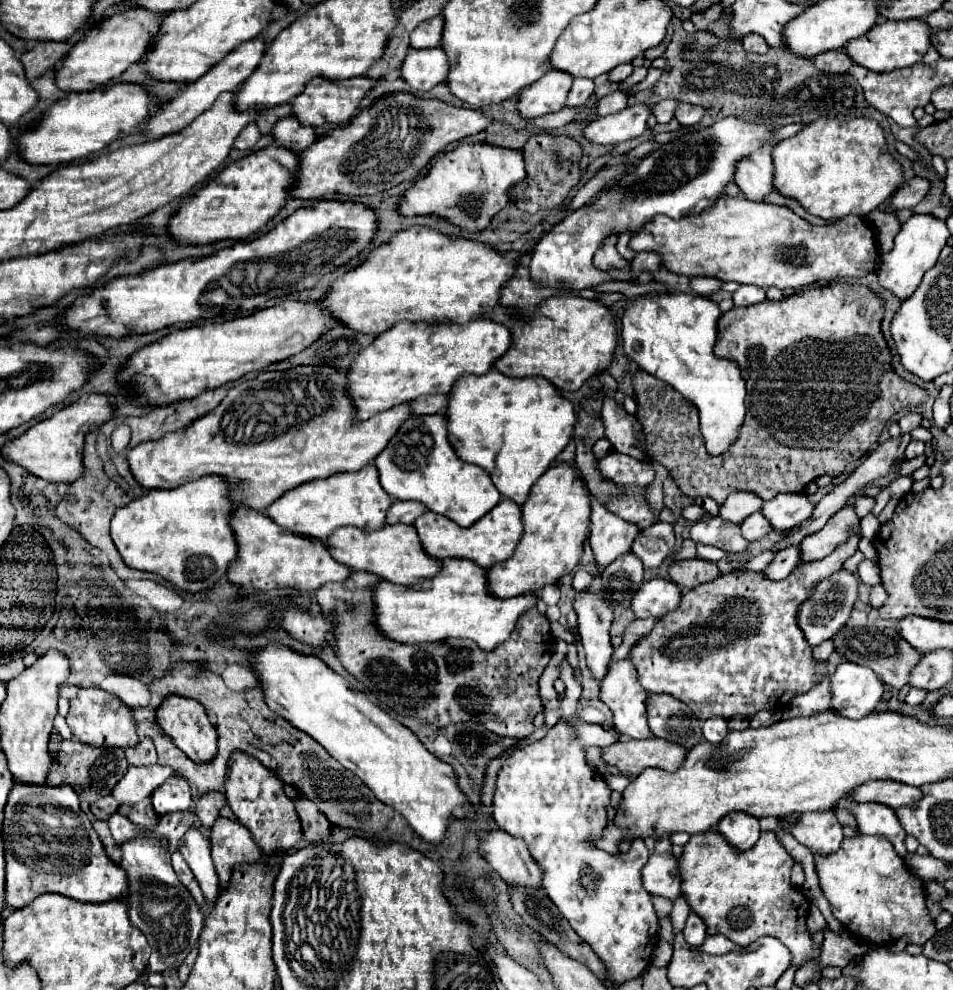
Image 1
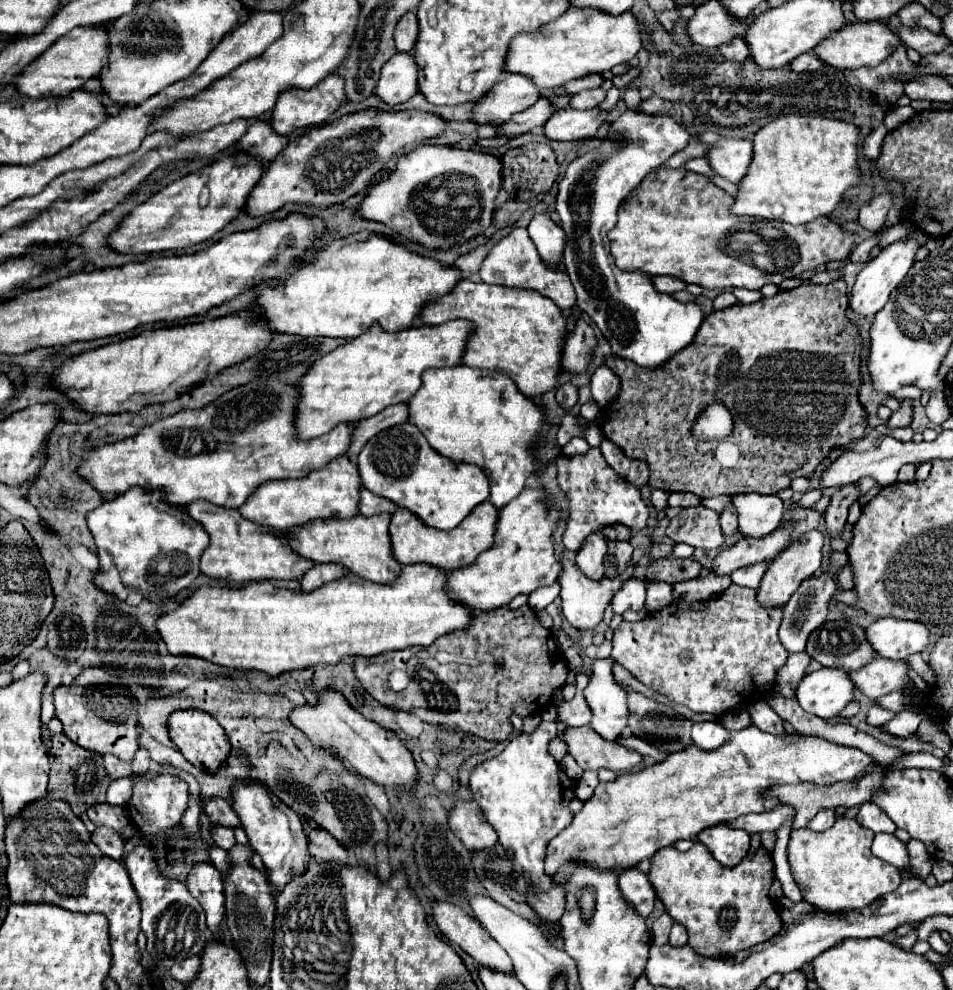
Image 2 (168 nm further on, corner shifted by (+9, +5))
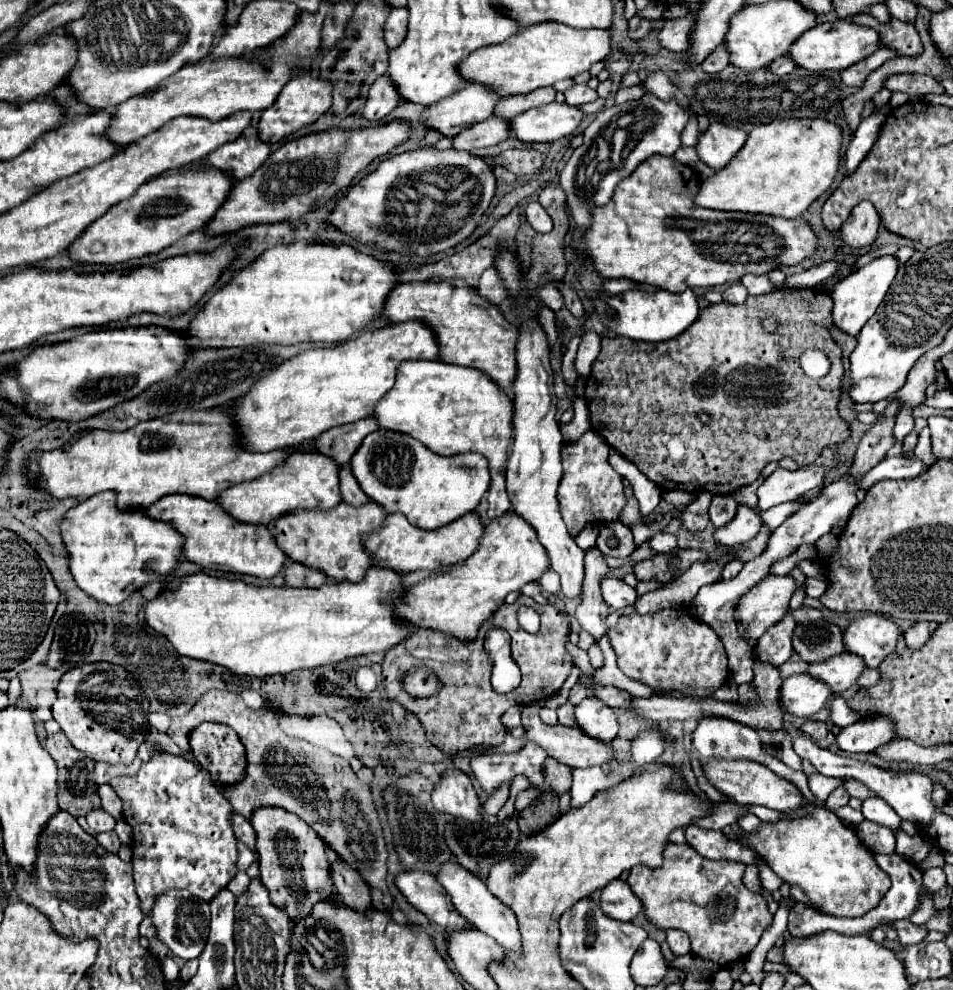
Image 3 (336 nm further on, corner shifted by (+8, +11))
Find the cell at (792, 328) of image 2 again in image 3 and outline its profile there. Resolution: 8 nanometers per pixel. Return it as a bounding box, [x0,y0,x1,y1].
[585,289,849,495]

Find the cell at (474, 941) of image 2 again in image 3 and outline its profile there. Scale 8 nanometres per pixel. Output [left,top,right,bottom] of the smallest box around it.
[395,869,471,931]

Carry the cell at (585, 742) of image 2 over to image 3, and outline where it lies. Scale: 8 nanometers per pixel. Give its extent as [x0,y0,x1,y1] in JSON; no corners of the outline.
[523,705,613,769]

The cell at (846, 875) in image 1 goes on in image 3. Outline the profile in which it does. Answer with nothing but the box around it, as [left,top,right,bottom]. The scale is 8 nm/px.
[737,807,891,915]

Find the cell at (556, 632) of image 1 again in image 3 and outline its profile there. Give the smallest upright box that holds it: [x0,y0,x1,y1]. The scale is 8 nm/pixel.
[557,703,575,725]

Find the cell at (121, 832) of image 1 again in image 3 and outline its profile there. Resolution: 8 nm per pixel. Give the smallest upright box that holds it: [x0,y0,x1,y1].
[237,843,255,871]

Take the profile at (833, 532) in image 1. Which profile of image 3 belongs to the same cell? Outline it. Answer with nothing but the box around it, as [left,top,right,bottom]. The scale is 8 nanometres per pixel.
[735,575,795,643]

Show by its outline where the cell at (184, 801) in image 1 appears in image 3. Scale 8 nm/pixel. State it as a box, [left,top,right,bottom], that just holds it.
[109,753,237,915]

